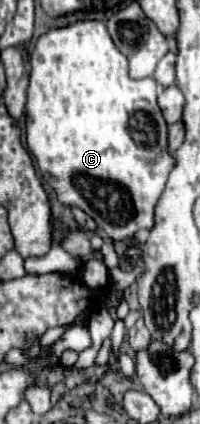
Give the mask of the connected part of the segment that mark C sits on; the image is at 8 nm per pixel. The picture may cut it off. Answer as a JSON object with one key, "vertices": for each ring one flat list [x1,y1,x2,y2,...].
{"vertices":[[79,21,79,23,63,27,63,29,47,31,43,37,39,37,39,41,31,53,31,77,29,77,29,89,27,89,25,131,27,131,27,147,33,153,43,179,55,189,57,199,63,205,77,205,79,209,83,209,89,217,95,219,97,227,103,229,111,241,127,241,127,239,135,237,137,231,141,231,141,229,153,229,155,203,161,197,165,181,177,161,167,149,167,123,161,115,161,109,157,107,157,81,151,77,139,79,139,81,129,77,127,57,113,45,103,21]]}

